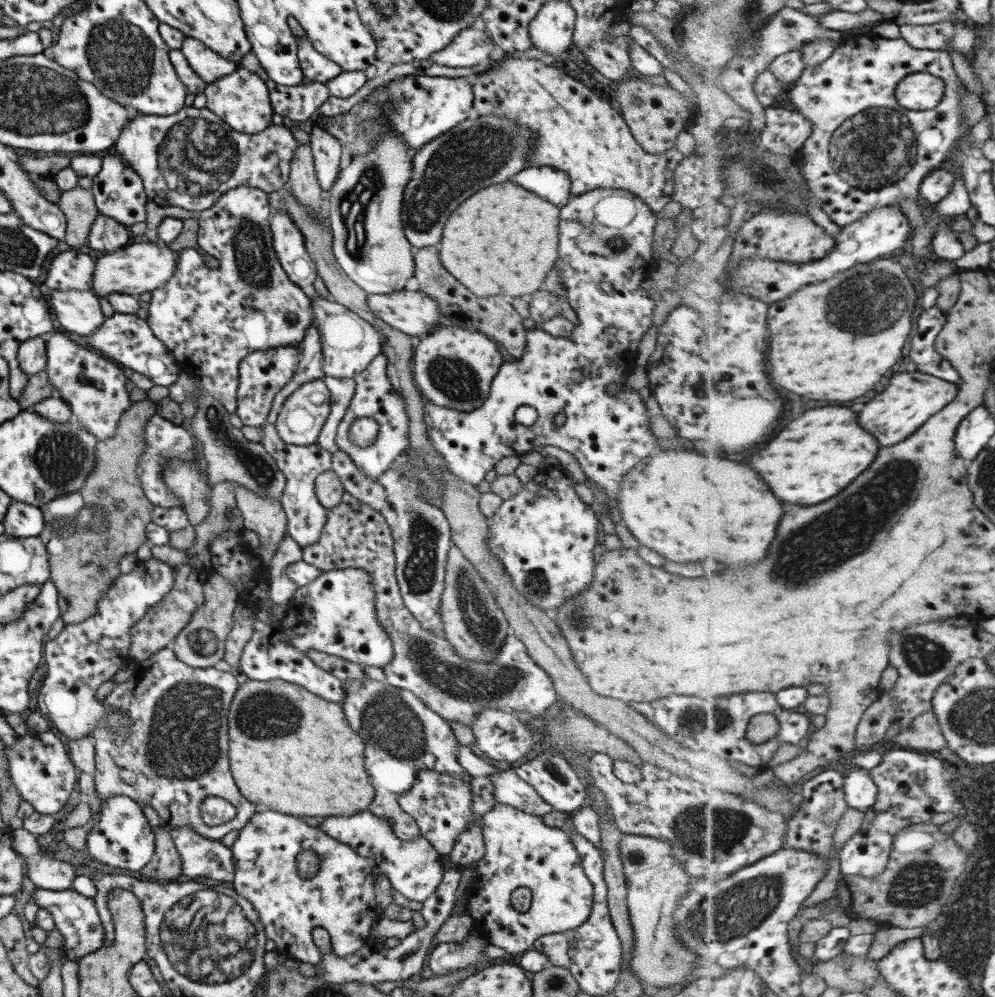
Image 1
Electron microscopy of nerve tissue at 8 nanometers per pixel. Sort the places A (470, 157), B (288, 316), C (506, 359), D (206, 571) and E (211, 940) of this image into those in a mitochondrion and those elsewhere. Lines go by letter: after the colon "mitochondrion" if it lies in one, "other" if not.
A: mitochondrion
B: mitochondrion
C: other
D: other
E: mitochondrion

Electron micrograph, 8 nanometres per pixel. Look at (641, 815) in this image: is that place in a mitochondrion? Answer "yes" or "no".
no

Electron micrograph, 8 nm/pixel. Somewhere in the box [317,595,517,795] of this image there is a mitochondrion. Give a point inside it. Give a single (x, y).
(388, 720)

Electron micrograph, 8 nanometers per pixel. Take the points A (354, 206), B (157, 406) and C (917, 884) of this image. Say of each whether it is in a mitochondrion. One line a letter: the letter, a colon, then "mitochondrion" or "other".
A: mitochondrion
B: other
C: mitochondrion

